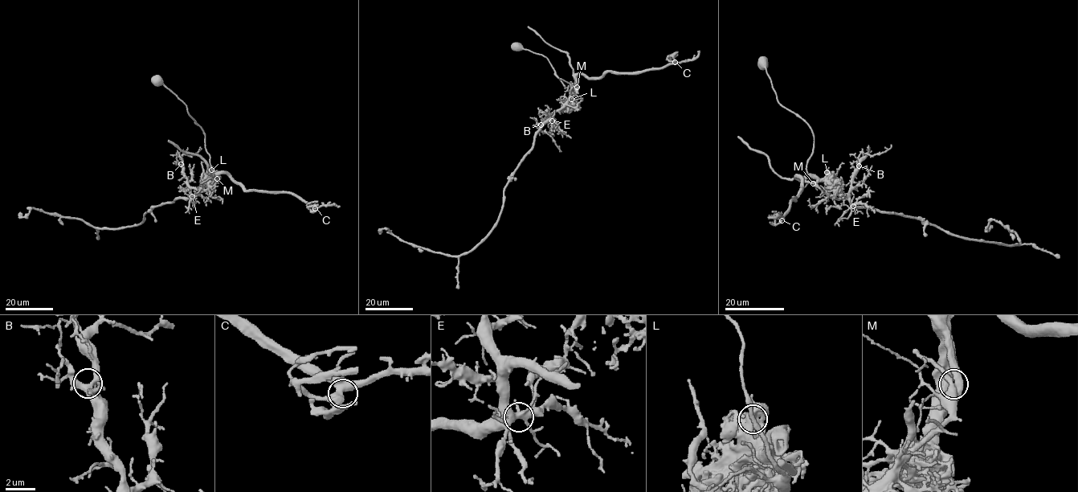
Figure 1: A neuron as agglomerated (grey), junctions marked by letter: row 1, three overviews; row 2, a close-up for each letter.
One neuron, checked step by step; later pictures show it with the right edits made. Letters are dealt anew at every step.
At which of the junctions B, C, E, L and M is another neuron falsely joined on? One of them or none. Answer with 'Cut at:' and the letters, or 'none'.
Cut at: M

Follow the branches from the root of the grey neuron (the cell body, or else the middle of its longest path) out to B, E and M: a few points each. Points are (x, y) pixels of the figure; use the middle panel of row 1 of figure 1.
B: (516, 47), (546, 57), (565, 88), (570, 82), (576, 88), (576, 92), (541, 125)
E: (516, 47), (546, 57), (565, 88), (570, 82), (576, 88), (576, 92), (551, 115), (552, 120)
M: (516, 47), (546, 57), (565, 88), (570, 82), (577, 88)

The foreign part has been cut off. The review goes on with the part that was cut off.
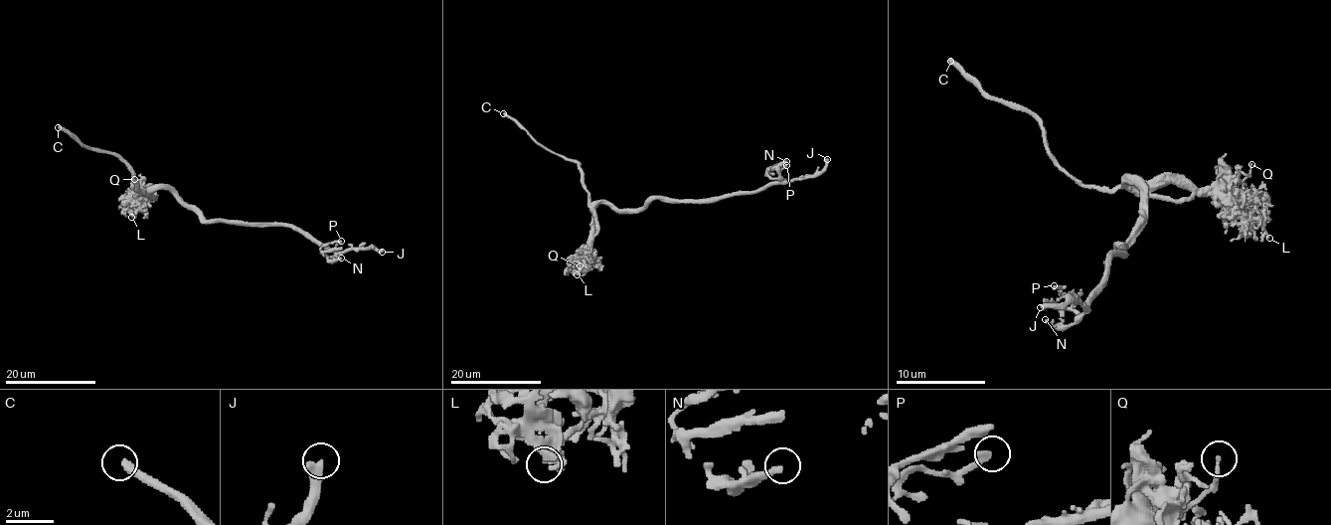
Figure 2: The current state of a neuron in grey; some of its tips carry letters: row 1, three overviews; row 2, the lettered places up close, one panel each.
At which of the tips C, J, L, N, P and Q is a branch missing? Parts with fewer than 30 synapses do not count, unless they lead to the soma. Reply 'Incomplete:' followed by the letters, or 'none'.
Incomplete: C

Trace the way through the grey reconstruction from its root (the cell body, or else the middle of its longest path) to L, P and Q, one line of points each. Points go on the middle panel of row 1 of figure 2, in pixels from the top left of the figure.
L: (641, 210), (616, 210), (605, 203), (598, 204), (592, 216), (591, 262), (577, 274)
P: (641, 210), (655, 198), (707, 200), (754, 193), (778, 183), (766, 176), (771, 169), (783, 169), (786, 165)
Q: (641, 210), (616, 210), (612, 205), (599, 203), (592, 216), (589, 253), (580, 265)

